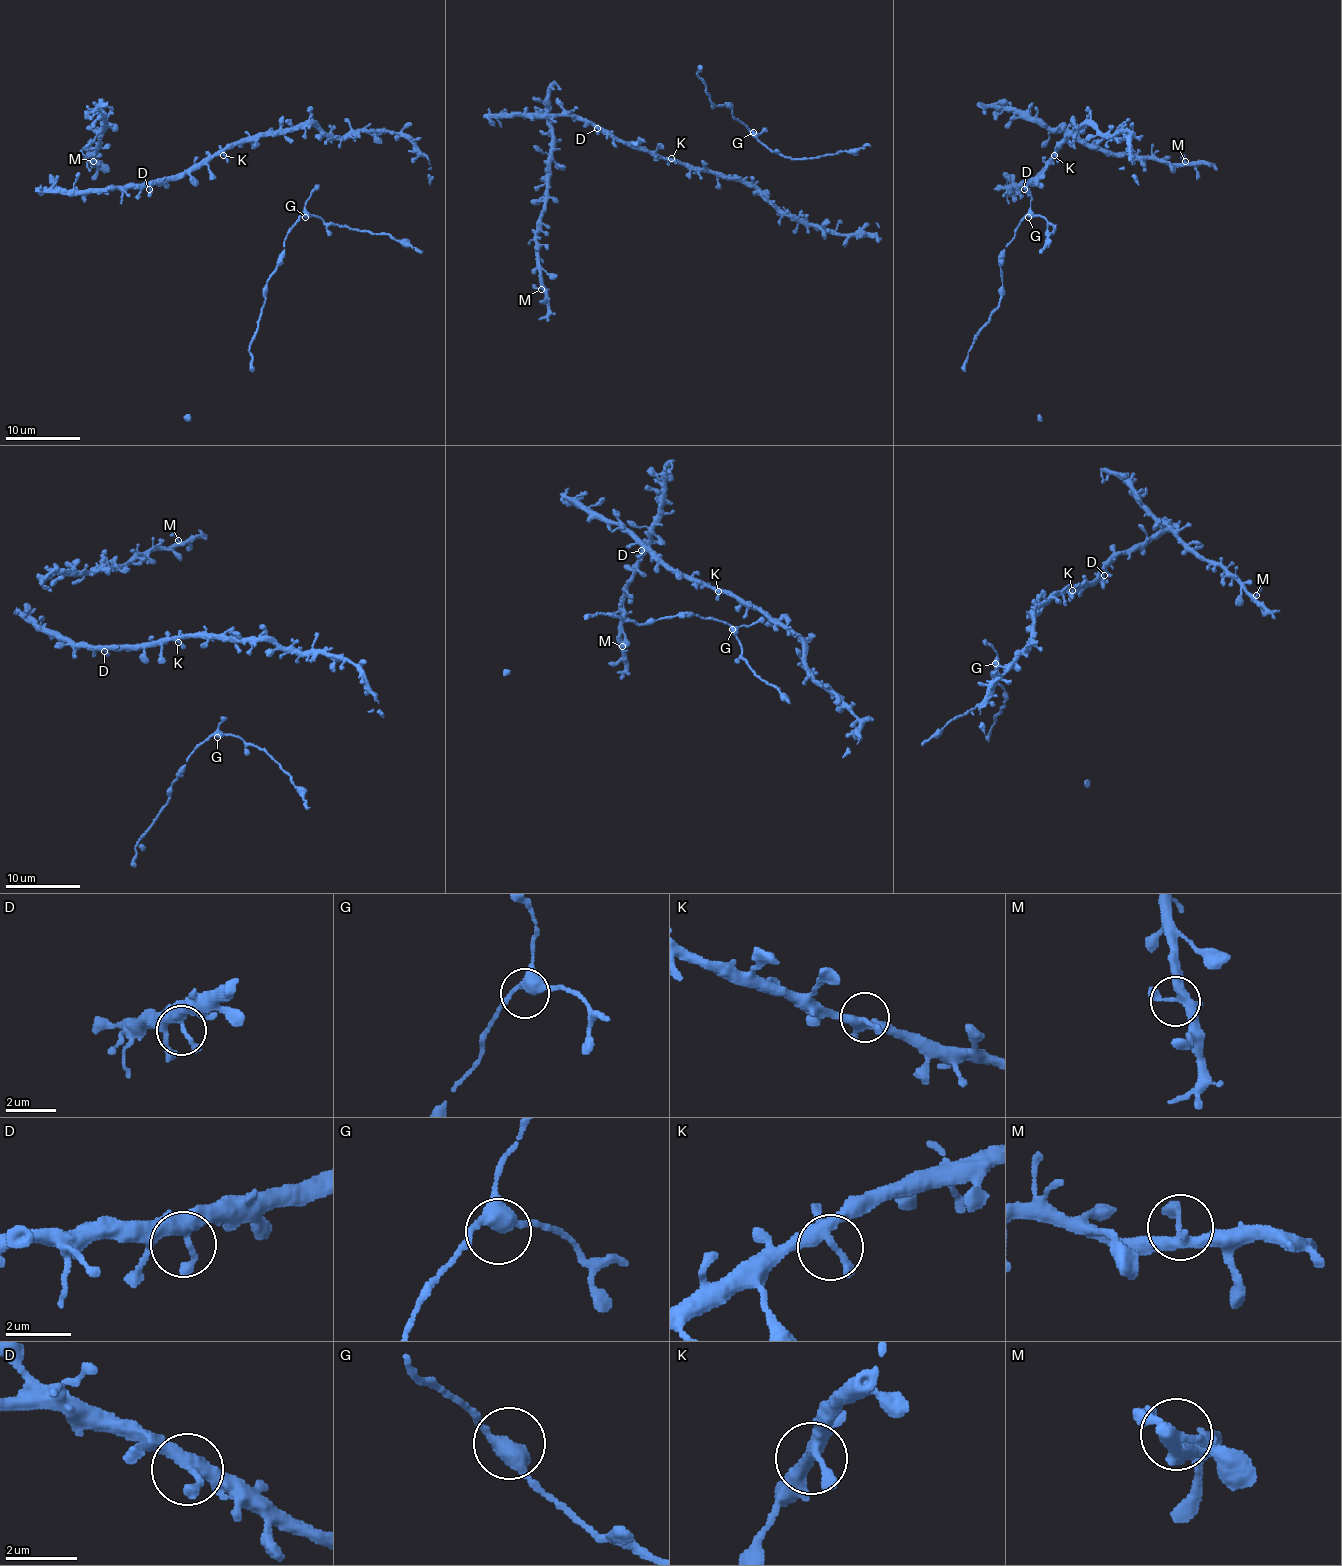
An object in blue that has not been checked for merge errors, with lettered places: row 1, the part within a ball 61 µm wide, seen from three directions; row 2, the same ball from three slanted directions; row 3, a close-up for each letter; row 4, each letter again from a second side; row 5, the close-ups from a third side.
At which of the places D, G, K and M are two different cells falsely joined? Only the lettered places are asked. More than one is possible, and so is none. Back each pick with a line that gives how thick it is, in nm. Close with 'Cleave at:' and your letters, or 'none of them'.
Cleave at: none of them

